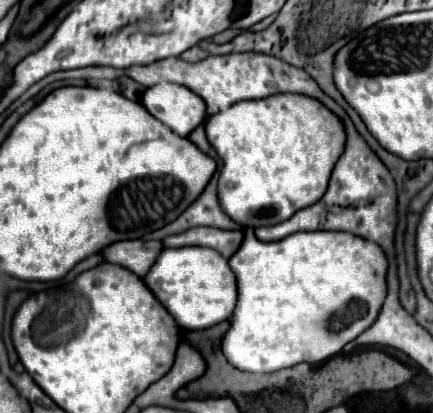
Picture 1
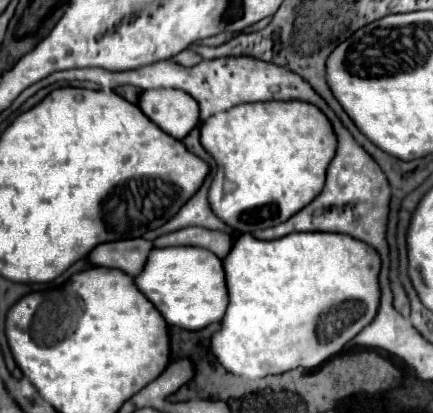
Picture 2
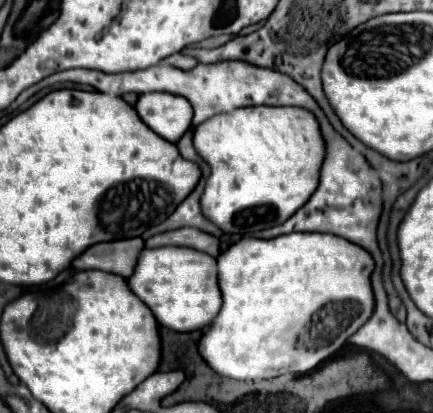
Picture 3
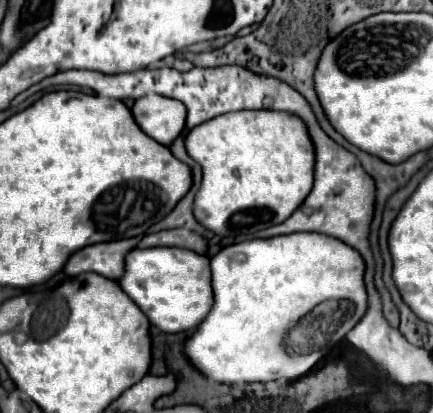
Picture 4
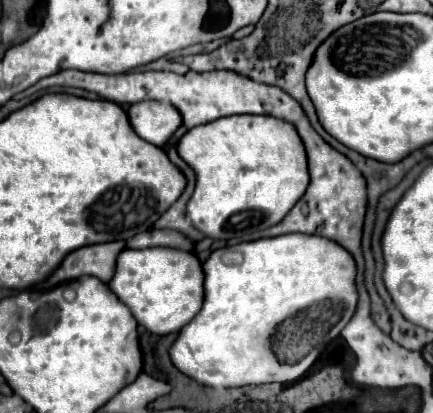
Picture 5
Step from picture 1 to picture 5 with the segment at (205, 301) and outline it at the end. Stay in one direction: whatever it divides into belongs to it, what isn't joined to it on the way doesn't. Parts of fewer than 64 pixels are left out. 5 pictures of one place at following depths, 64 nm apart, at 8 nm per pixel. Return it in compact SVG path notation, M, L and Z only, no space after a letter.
M144 248L124 250L118 256L114 278L108 282L112 292L132 310L138 324L154 334L172 334L184 328L204 302L202 262L184 250Z

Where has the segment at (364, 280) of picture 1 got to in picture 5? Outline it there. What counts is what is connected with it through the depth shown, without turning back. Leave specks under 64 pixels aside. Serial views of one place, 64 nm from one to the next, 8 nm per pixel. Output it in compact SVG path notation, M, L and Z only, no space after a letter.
M284 234L220 248L204 262L204 306L200 314L180 330L178 340L170 348L170 358L182 374L212 388L294 382L308 372L318 354L302 358L296 364L280 364L280 360L272 356L272 348L268 348L268 344L272 344L272 332L276 332L288 316L296 316L300 310L322 300L340 300L356 310L356 270L356 262L348 250L316 234Z

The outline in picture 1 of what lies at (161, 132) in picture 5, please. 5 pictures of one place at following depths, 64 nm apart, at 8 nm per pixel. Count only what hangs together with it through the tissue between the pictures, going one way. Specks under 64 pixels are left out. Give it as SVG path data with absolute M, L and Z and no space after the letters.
M158 84L148 88L142 96L142 104L152 116L162 120L180 136L188 136L206 120L204 100L180 84Z

